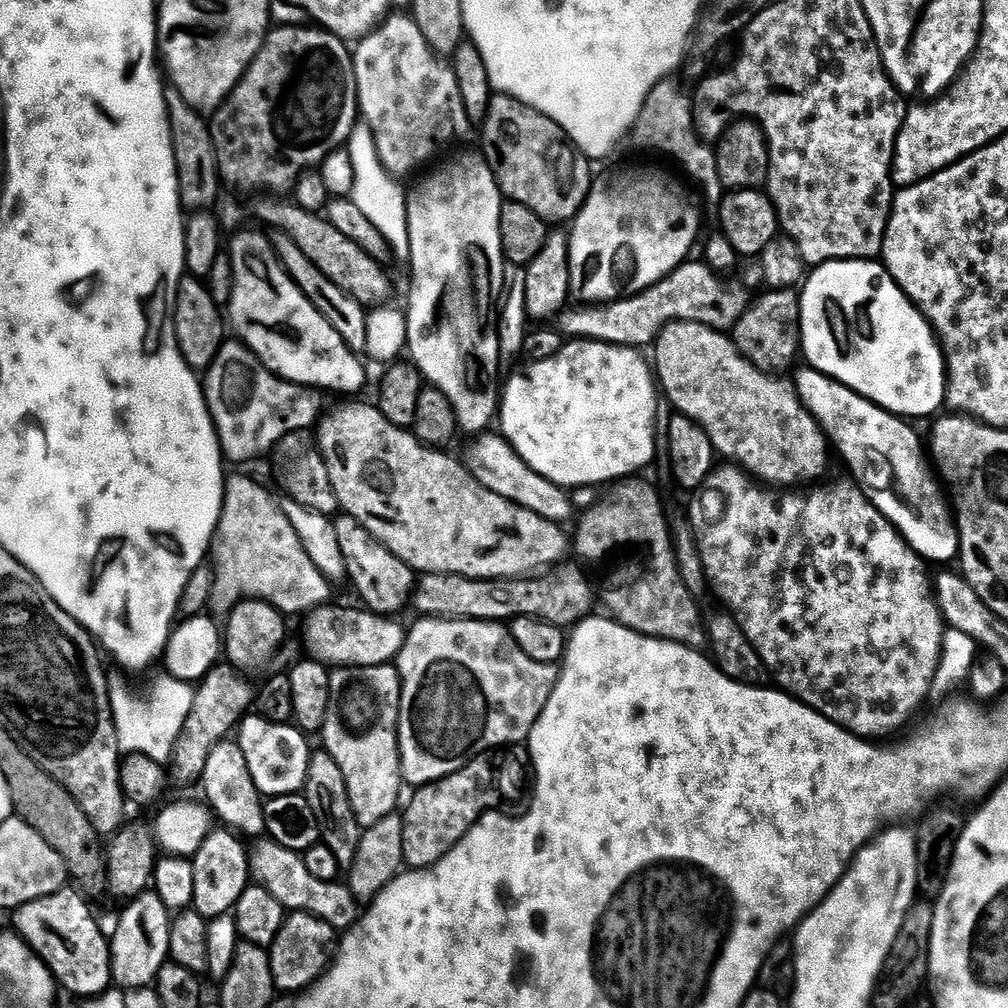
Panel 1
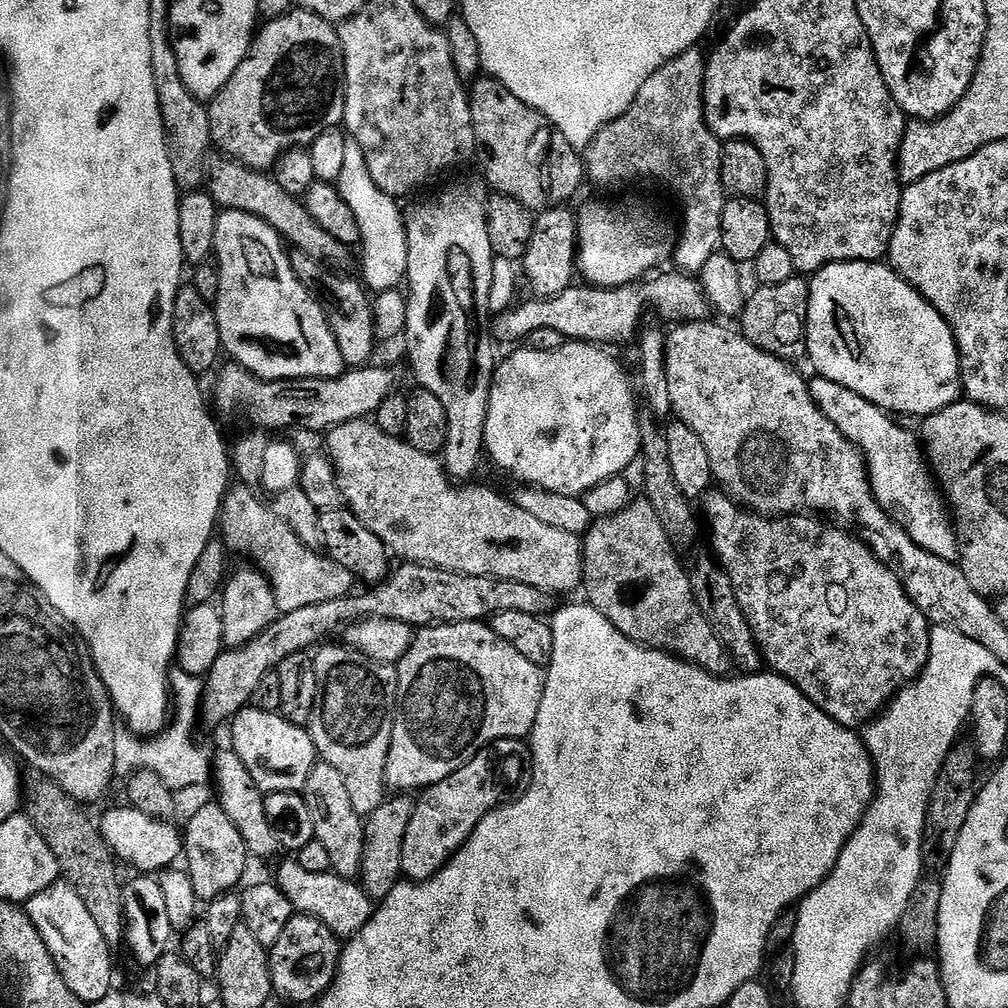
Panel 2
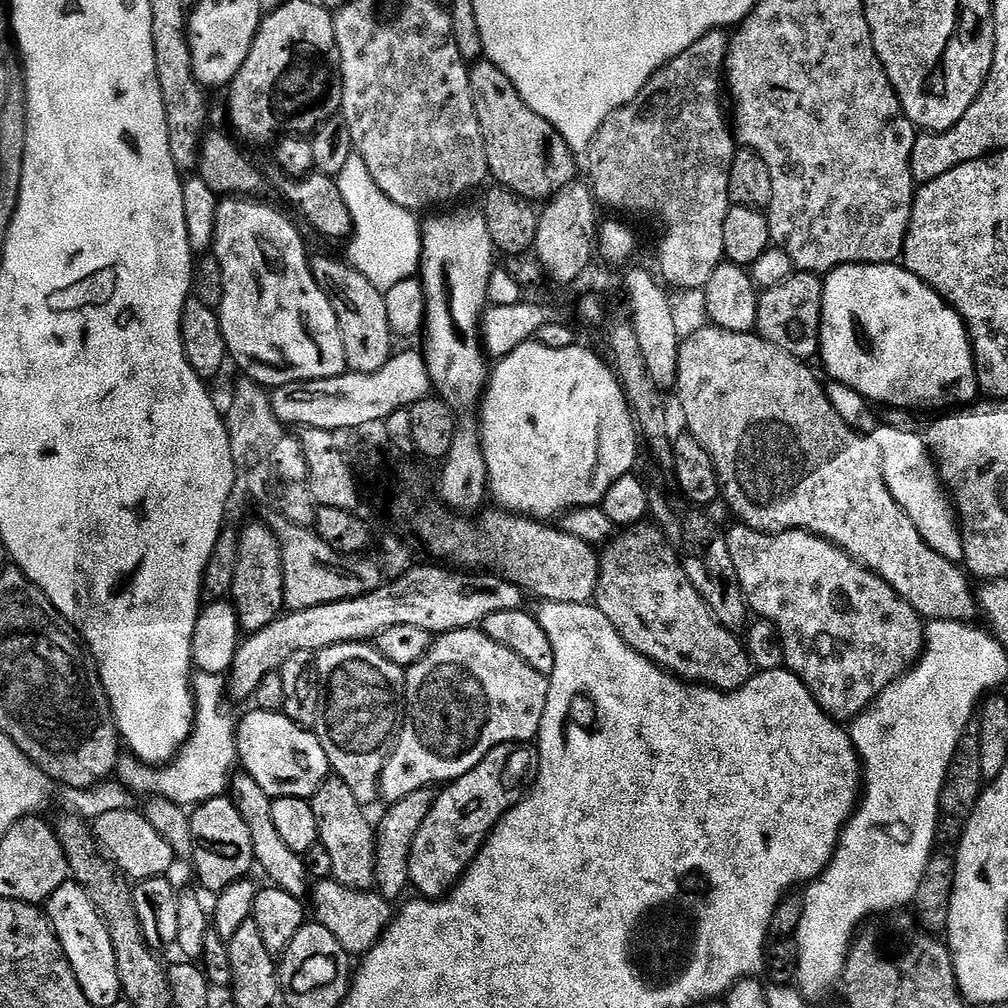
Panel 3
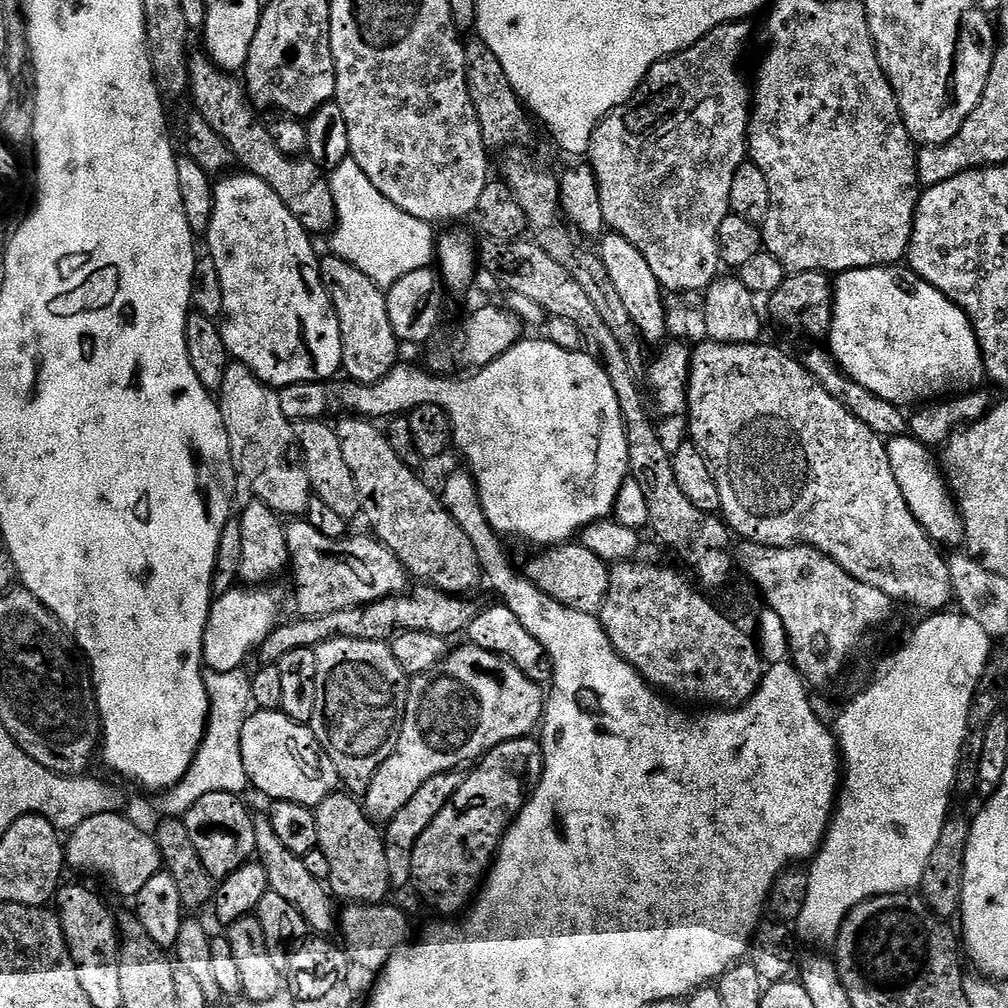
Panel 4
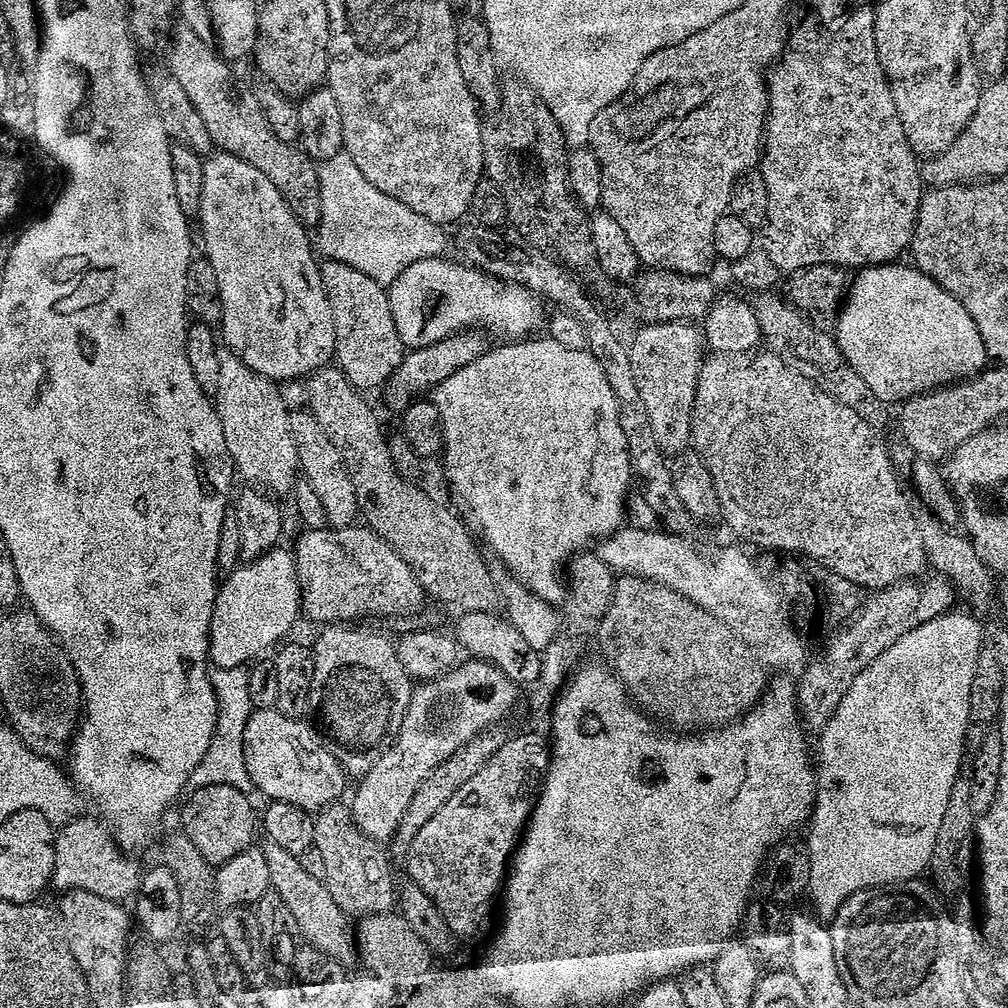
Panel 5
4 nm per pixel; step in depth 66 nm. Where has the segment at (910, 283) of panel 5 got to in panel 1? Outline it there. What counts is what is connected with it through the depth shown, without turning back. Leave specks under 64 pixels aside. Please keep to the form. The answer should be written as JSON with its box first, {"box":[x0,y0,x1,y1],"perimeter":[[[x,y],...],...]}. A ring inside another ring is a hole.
{"box":[799,260,948,418],"perimeter":[[[831,260],[825,264],[815,265],[807,273],[803,281],[802,289],[799,293],[800,298],[800,347],[802,356],[811,367],[818,369],[822,374],[826,374],[832,380],[837,380],[842,386],[854,390],[858,395],[865,396],[867,400],[885,408],[887,412],[892,412],[901,418],[911,418],[914,416],[935,417],[937,413],[945,407],[946,393],[948,391],[948,378],[946,375],[946,352],[942,347],[937,333],[929,324],[927,317],[920,312],[919,308],[913,304],[912,299],[900,289],[894,282],[894,278],[888,273],[888,269],[883,263],[876,260]]]}

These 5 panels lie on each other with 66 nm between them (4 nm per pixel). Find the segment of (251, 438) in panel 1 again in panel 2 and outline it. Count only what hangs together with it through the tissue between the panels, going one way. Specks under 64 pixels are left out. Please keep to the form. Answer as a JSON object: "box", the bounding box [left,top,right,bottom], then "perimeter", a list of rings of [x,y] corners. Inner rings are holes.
{"box":[217,364,396,434],"perimeter":[[[226,364],[219,369],[217,406],[232,416],[249,416],[256,423],[253,425],[264,430],[305,428],[308,434],[324,434],[339,424],[375,417],[386,398],[393,395],[396,384],[394,373],[377,366],[354,368],[333,380],[259,380],[241,364]]]}

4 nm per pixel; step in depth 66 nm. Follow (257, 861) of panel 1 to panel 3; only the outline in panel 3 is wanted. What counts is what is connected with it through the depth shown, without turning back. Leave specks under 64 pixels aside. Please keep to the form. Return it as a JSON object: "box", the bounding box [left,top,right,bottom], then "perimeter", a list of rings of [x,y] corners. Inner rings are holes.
{"box":[310,879,394,958],"perimeter":[[[317,879],[310,892],[310,908],[316,911],[315,923],[326,926],[349,957],[360,958],[367,954],[384,935],[394,919],[394,908],[379,891],[359,892],[342,886],[334,879]]]}

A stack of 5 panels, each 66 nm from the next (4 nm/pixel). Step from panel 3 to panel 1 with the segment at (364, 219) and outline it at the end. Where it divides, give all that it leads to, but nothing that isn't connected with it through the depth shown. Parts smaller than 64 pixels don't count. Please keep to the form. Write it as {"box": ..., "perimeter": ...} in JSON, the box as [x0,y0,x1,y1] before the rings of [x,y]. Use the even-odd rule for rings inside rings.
{"box":[346,122,408,246],"perimeter":[[[360,122],[352,129],[351,136],[346,141],[346,150],[350,154],[350,162],[354,168],[354,180],[350,198],[374,222],[378,234],[388,241],[389,245],[400,246],[408,243],[408,201],[406,199],[405,189],[400,189],[397,179],[382,166],[377,156],[376,143],[372,137],[372,131],[368,125]]]}

